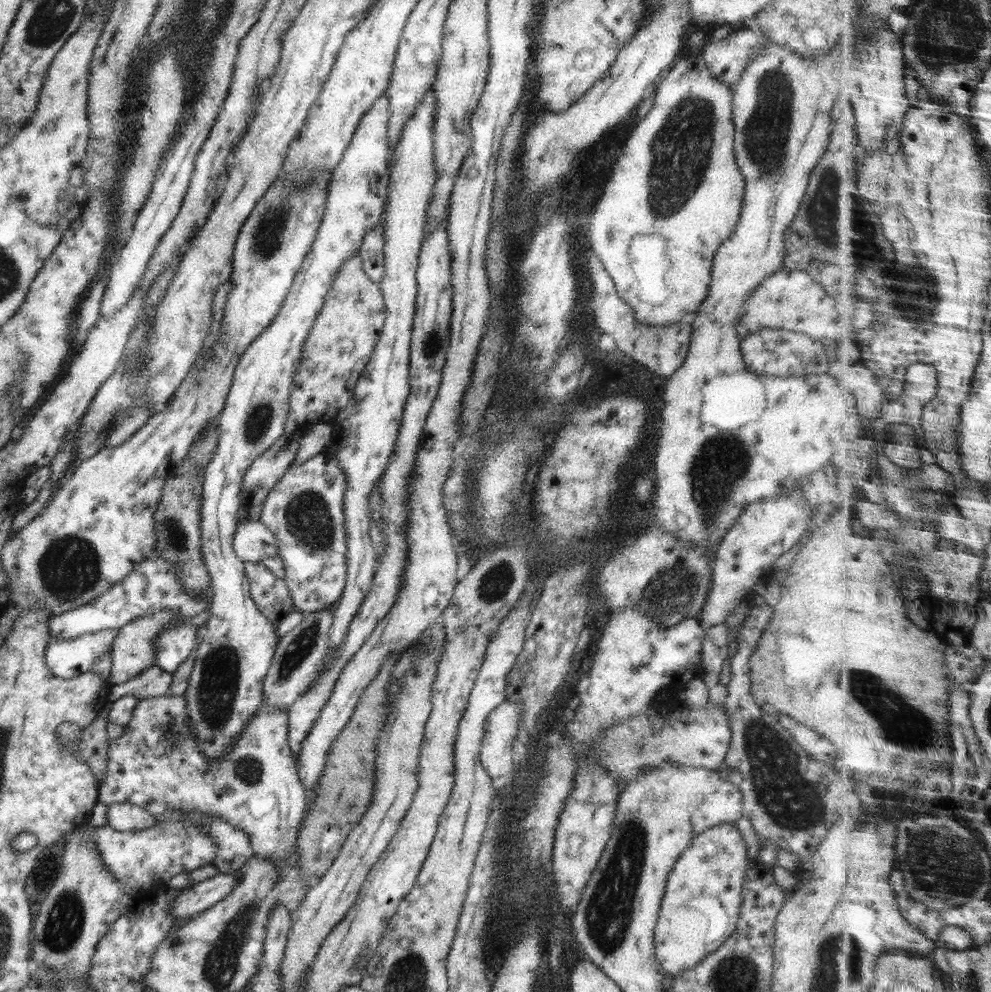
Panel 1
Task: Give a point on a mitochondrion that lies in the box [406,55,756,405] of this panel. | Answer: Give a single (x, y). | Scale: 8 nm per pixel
(679, 156)

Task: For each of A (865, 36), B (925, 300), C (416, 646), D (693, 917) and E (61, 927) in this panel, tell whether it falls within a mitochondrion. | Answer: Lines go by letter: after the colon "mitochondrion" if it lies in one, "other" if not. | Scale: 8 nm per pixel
A: other
B: mitochondrion
C: other
D: other
E: mitochondrion

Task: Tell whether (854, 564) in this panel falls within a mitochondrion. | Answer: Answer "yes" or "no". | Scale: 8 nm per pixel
no

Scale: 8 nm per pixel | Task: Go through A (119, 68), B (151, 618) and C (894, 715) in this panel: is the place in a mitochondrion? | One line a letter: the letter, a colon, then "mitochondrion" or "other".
A: other
B: other
C: mitochondrion

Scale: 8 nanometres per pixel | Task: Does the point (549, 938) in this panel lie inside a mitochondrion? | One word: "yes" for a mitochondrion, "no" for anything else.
no

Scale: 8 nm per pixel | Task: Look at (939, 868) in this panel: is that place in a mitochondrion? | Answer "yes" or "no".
yes

